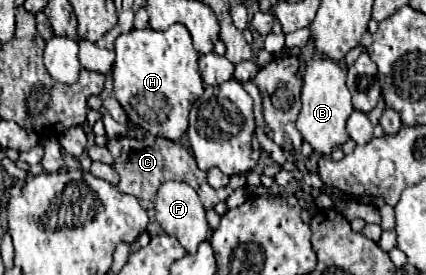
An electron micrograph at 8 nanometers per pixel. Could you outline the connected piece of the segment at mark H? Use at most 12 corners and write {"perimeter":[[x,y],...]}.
{"perimeter":[[182,23],[114,41],[114,95],[178,141],[204,93]]}

